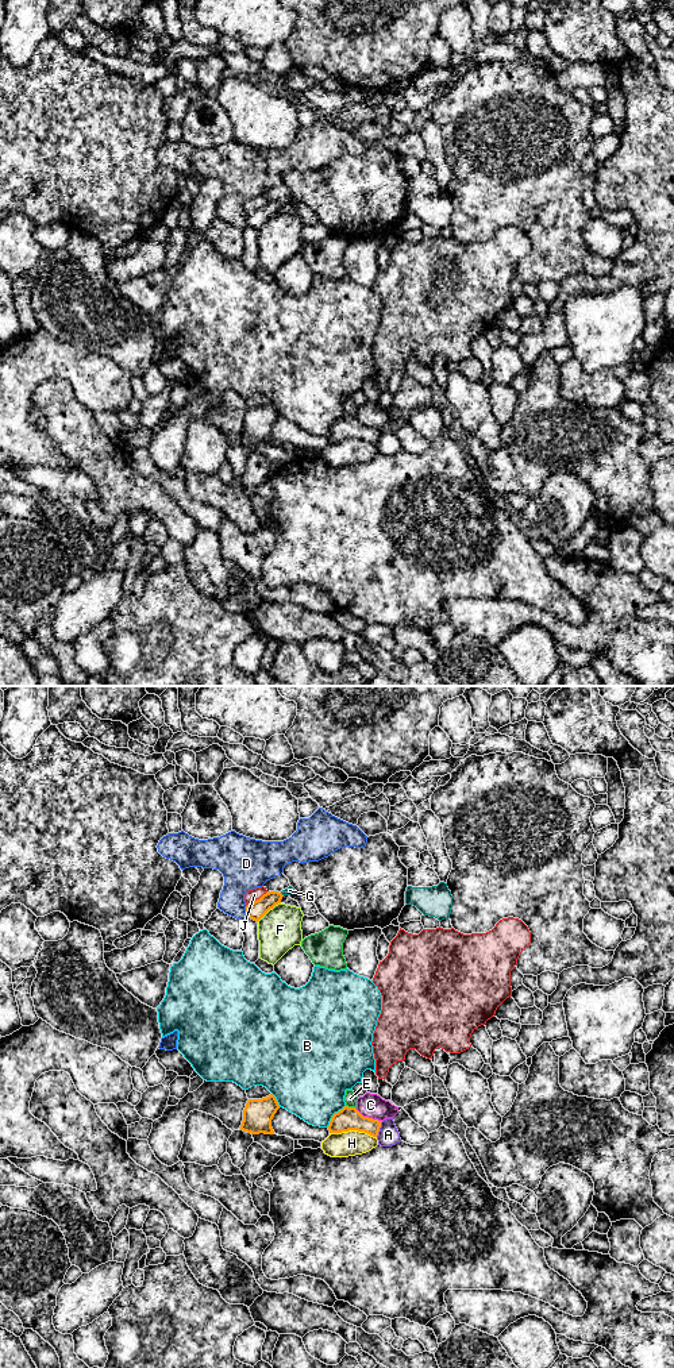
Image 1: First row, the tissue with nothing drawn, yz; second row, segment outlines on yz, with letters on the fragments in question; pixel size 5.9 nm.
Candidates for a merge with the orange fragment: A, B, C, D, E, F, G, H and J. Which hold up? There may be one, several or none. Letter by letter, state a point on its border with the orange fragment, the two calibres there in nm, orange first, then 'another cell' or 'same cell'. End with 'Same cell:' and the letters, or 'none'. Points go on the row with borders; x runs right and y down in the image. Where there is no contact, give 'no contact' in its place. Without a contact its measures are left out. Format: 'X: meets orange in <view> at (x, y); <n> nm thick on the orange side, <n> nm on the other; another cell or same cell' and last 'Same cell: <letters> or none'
A: meets orange in yz at (378, 1129); 140 nm thick on the orange side, 120 nm on the other; another cell
B: meets orange in yz at (332, 1116); 140 nm thick on the orange side, 440 nm on the other; another cell
C: meets orange in yz at (368, 1117); 140 nm thick on the orange side, 140 nm on the other; another cell
D: meets orange in yz at (246, 910); 110 nm thick on the orange side, 260 nm on the other; another cell
E: meets orange in yz at (351, 1108); 140 nm thick on the orange side, 80 nm on the other; another cell
F: meets orange in yz at (268, 910); 110 nm thick on the orange side, 260 nm on the other; another cell
G: meets orange in yz at (281, 894); 110 nm thick on the orange side, 50 nm on the other; same cell
H: meets orange in yz at (353, 1129); 140 nm thick on the orange side, 150 nm on the other; another cell
J: meets orange in yz at (257, 900); 110 nm thick on the orange side, 70 nm on the other; another cell
Same cell: G

